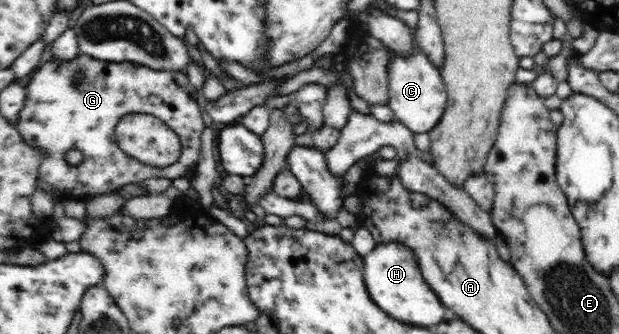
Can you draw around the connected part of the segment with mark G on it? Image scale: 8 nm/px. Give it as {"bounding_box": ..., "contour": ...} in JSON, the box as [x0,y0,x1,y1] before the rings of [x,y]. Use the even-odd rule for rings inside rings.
{"bounding_box":[16,54,204,199],"contour":[[[78,54],[69,62],[62,60],[48,60],[36,68],[25,81],[26,99],[17,119],[16,128],[20,132],[26,144],[31,145],[44,154],[40,163],[39,179],[48,183],[52,189],[61,192],[62,198],[86,199],[108,191],[116,191],[128,184],[140,184],[152,177],[164,177],[164,179],[178,179],[184,176],[186,171],[197,165],[202,159],[202,131],[204,131],[204,119],[200,114],[200,106],[196,99],[188,92],[189,79],[185,72],[150,69],[135,62],[109,62],[98,60],[94,56]],[[129,113],[148,113],[166,122],[170,129],[178,134],[181,143],[181,154],[174,165],[163,168],[141,165],[135,159],[121,153],[115,136],[115,127],[118,120]],[[70,149],[81,151],[84,159],[77,166],[70,166],[64,160],[64,155]]]}

